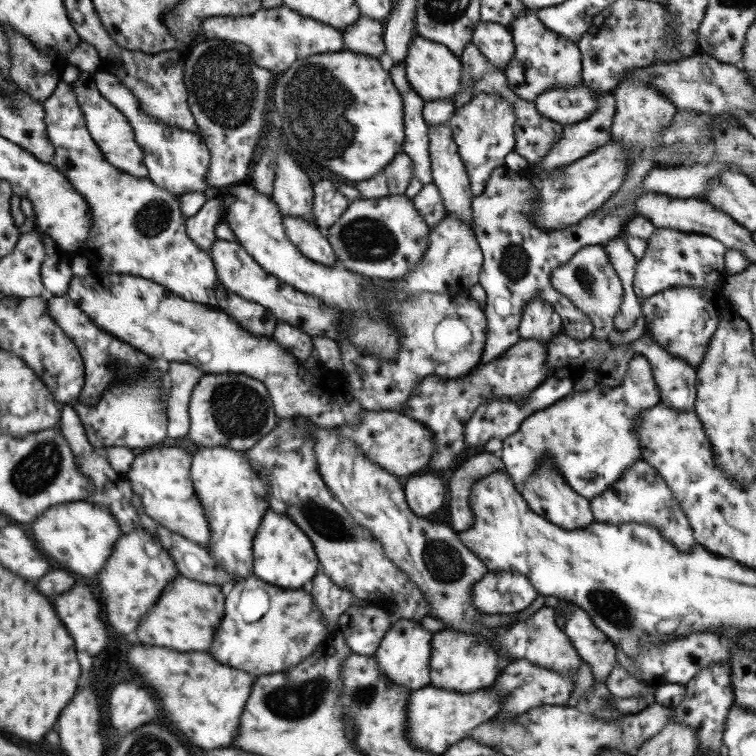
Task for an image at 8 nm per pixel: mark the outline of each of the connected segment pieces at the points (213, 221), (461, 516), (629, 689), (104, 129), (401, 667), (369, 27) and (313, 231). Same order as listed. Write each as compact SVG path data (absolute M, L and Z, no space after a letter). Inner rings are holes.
M207 197L193 216L186 217L184 220L185 233L187 237L197 245L197 248L208 252L216 237L214 229L217 223L223 221L225 204L221 204L215 198Z
M482 452L464 461L447 479L447 514L449 524L455 531L464 531L473 524L473 515L468 506L471 485L489 473L505 473L499 455Z
M618 662L613 663L611 672L604 681L611 695L619 698L639 697L648 705L654 702L654 686L637 682Z
M79 72L78 78L69 83L69 86L81 109L86 129L107 163L127 175L145 179L141 147L135 142L132 128L121 112L100 95L93 82L93 73Z
M399 619L391 623L373 656L377 668L391 682L400 684L409 690L417 690L429 685L429 654L431 654L431 637L433 632L425 630L418 621Z
M359 16L353 24L346 26L341 31L343 50L346 49L347 51L369 55L378 59L379 56L384 53L384 44L382 39L383 31L383 26L381 26L379 20Z
M282 214L282 223L285 238L305 258L325 266L339 264L331 245L325 239L324 231L321 228L317 228L313 221Z

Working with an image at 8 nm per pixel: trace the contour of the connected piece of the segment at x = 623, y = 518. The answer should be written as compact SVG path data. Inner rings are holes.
M643 460L633 461L609 488L588 501L595 522L617 525L635 522L656 526L662 538L670 542L678 552L689 552L694 547L695 542L687 517L661 475Z

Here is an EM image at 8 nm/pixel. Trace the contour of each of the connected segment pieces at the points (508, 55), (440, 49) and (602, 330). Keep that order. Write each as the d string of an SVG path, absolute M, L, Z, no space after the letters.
M480 20L470 41L495 68L504 68L512 58L514 44L508 27Z
M415 34L409 41L403 60L409 86L424 100L452 98L460 89L461 63L447 47Z
M595 244L579 248L571 258L550 272L550 283L557 292L561 293L561 296L565 296L573 303L573 307L579 309L590 320L591 338L607 339L615 331L614 316L619 311L624 290L602 245Z

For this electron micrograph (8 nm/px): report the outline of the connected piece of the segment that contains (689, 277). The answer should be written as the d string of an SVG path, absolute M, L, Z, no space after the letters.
M656 228L643 256L636 262L632 289L637 298L645 299L664 288L673 286L694 286L703 288L715 284L719 289L724 284L727 274L724 270L725 246L702 234L680 232L672 229Z

